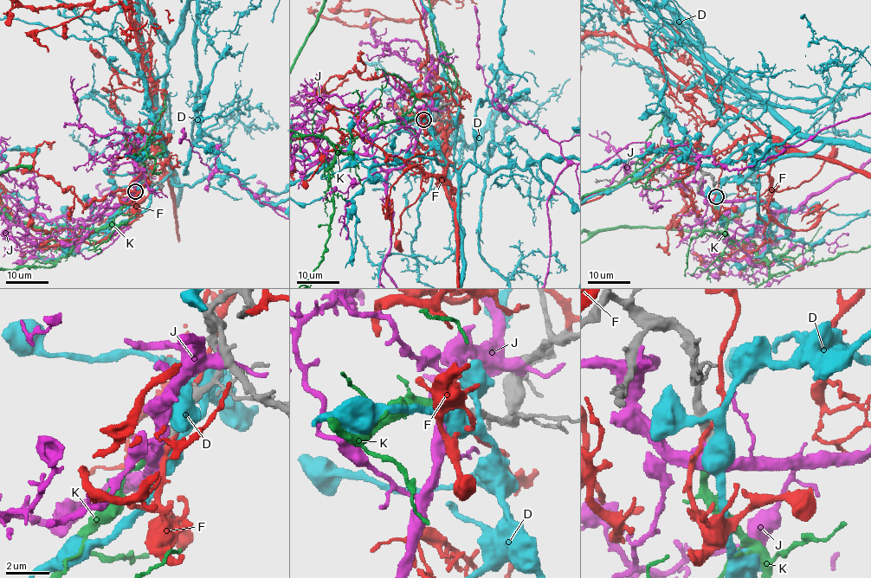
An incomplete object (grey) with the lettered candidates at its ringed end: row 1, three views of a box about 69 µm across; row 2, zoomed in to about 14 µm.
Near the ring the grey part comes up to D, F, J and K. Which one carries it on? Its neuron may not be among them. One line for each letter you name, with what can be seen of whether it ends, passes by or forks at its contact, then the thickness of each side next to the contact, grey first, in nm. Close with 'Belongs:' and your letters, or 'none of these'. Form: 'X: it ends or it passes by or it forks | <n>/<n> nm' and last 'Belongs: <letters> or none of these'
K: it ends | 550/360 nm
Belongs: K

